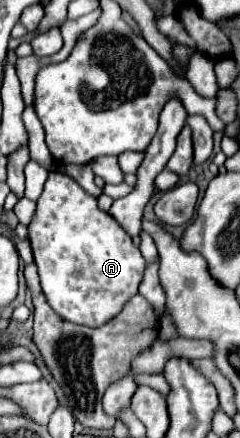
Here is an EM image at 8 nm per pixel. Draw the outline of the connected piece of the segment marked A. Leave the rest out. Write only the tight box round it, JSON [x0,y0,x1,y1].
[29,172,147,328]

